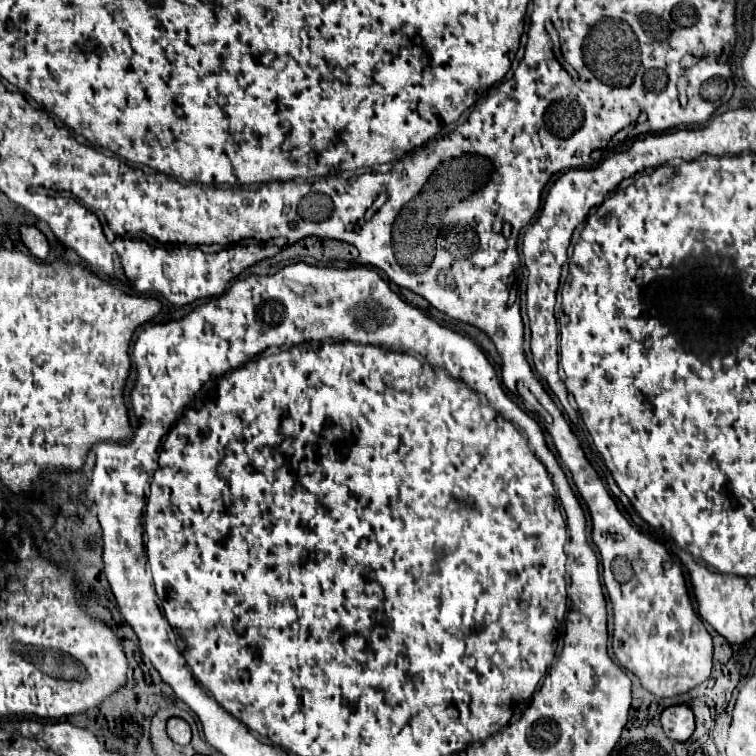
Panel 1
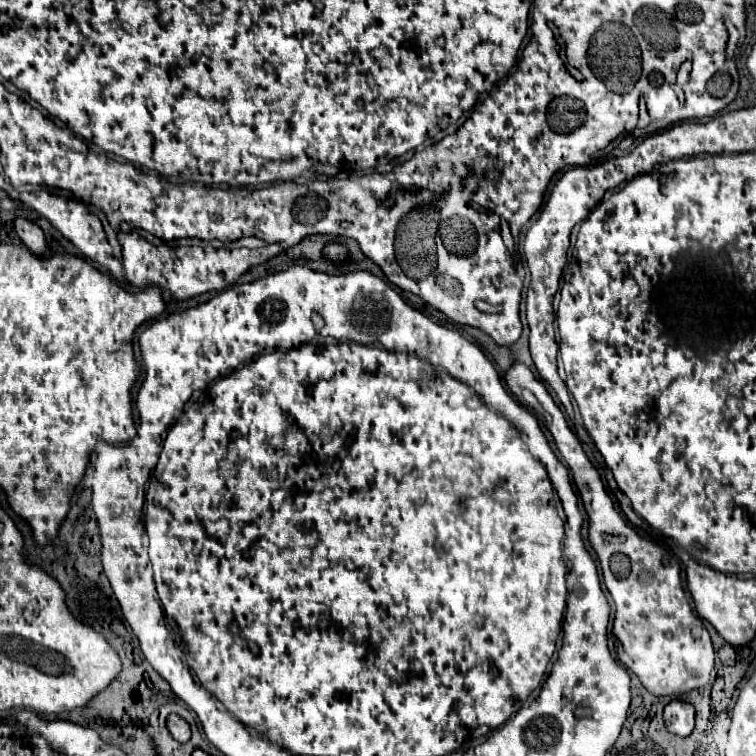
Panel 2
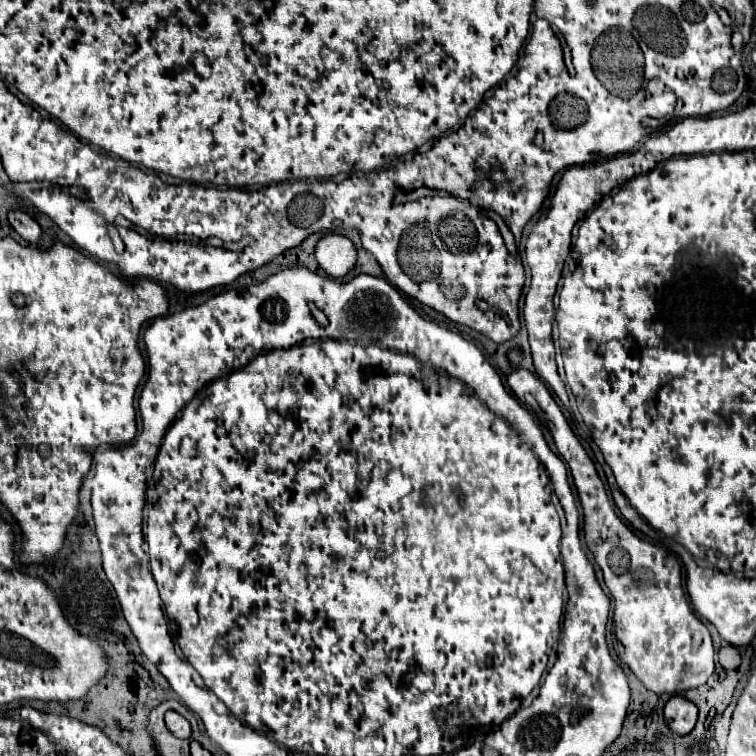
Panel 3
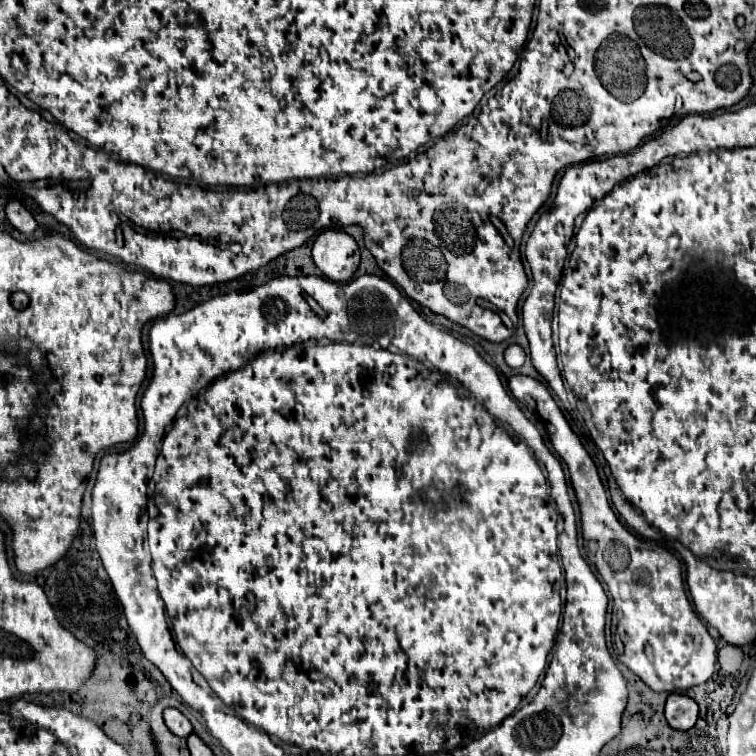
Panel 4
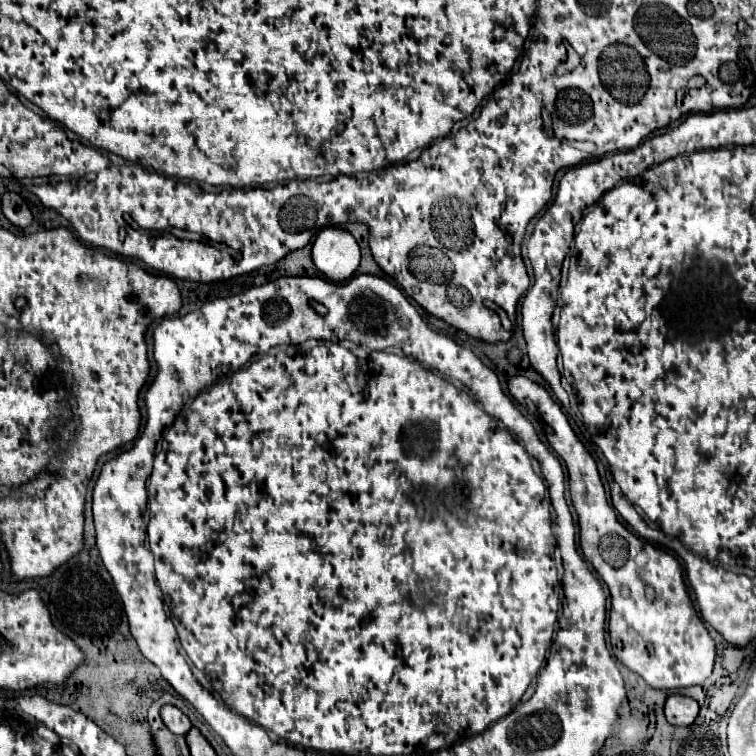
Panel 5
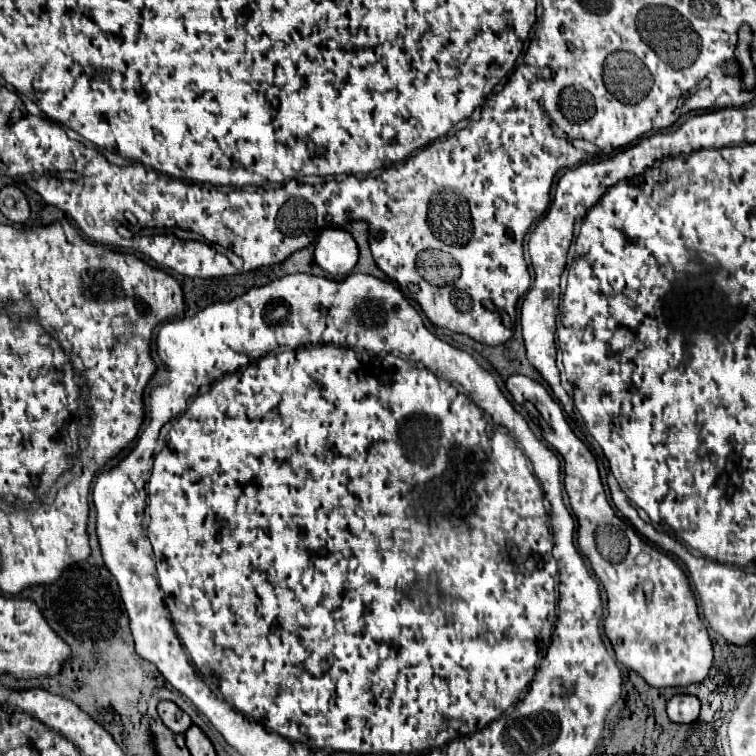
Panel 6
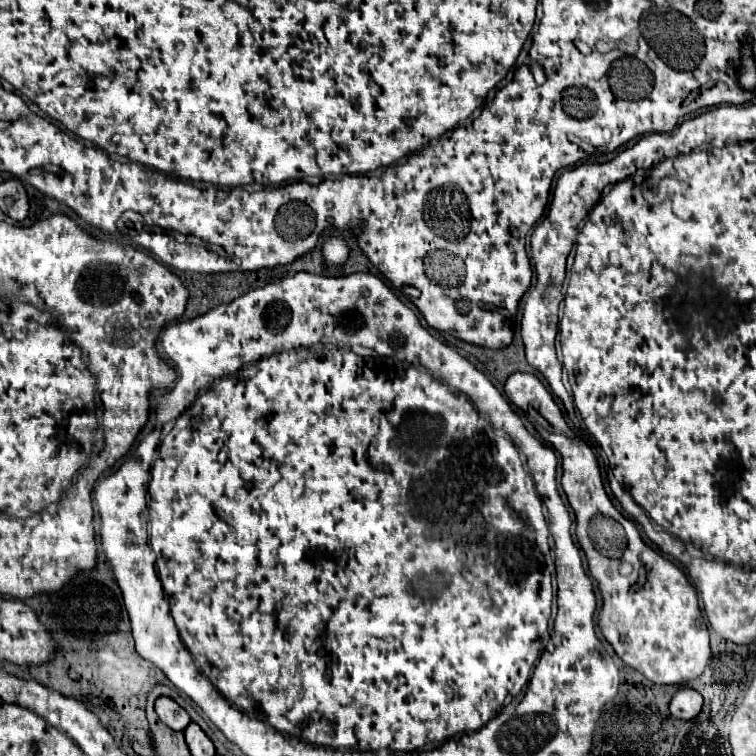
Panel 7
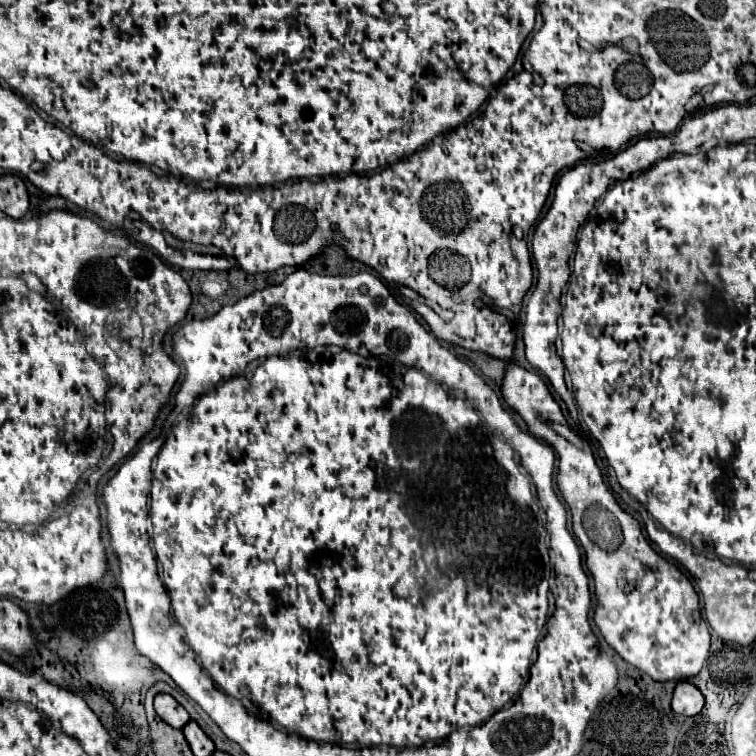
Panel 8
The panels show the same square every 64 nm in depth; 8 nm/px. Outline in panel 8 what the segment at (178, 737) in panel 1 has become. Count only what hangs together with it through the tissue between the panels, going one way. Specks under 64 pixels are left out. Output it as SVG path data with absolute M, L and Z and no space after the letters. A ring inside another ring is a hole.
M156 694L154 708L156 708L156 714L174 728L184 728L184 724L190 720L184 706L180 706L170 694Z

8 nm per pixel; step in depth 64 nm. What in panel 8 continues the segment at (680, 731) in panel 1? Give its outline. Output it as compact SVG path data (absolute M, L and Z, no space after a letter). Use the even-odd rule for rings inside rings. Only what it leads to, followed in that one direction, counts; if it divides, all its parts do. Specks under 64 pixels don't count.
M678 682L674 688L674 698L672 698L672 710L682 716L696 716L704 706L704 696L702 692L690 684L690 682Z

